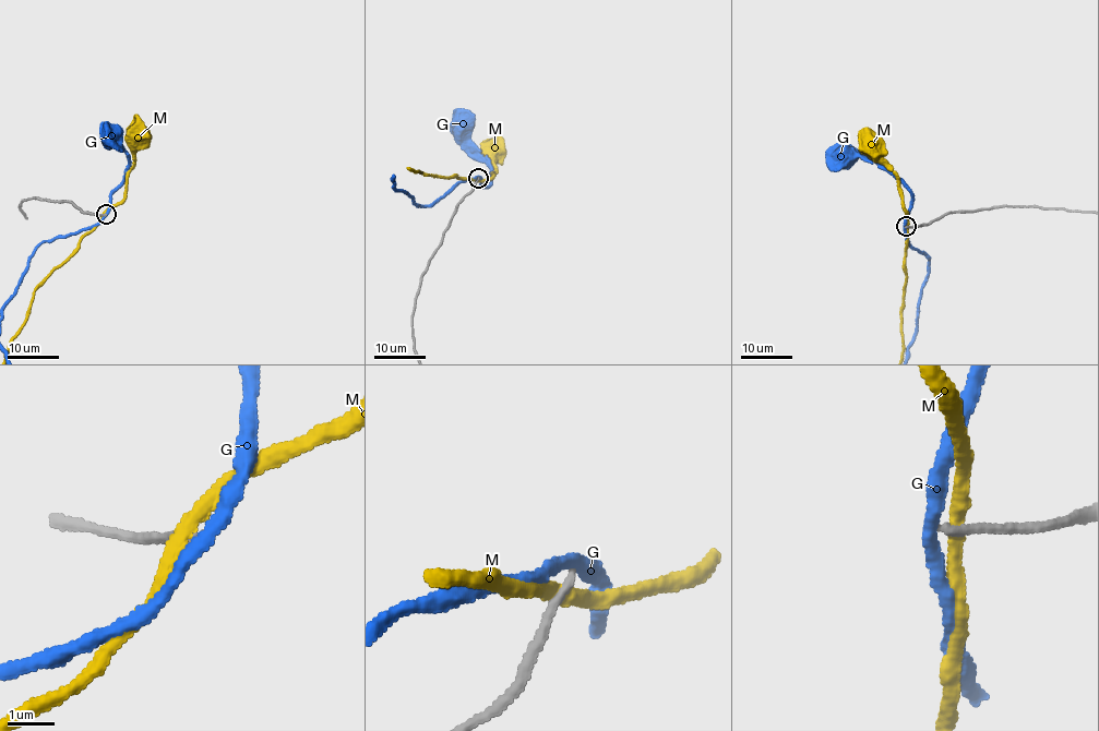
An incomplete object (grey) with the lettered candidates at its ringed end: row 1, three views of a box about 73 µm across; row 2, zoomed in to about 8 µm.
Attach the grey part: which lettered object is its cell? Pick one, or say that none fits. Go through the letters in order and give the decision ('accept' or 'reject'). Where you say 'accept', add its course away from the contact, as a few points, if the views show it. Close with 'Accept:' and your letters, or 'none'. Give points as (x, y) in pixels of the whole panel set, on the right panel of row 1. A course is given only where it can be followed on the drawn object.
G: reject
M: reject
Accept: none

